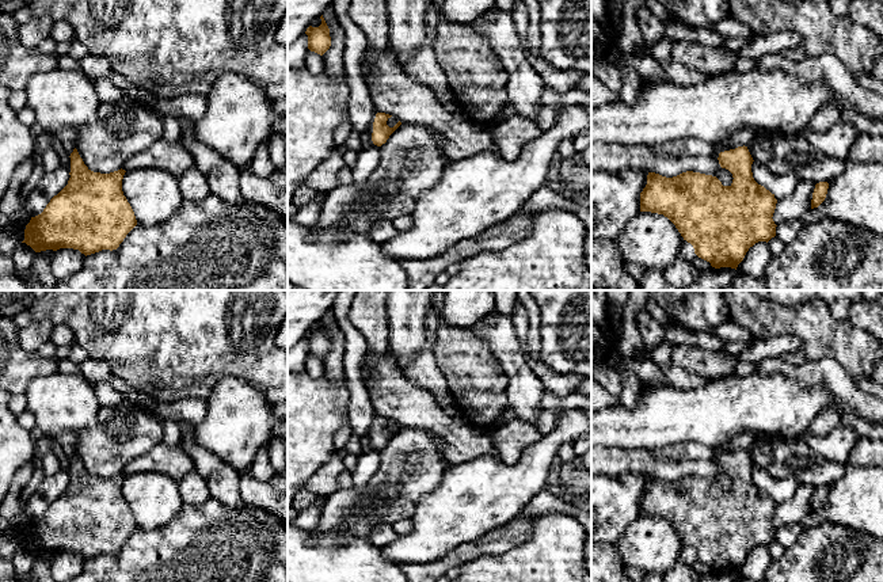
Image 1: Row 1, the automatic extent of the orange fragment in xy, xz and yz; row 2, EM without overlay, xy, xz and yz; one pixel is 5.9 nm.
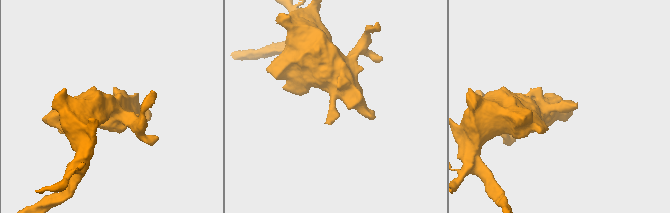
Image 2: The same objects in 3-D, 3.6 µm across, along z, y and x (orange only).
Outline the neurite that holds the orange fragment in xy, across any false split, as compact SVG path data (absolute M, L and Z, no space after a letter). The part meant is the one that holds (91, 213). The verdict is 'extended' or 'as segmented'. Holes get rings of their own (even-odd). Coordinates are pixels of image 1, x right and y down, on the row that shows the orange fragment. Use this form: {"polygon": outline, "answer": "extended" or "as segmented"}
{"polygon": "M75 148L71 178L43 212L31 217L24 240L35 252L60 248L91 255L117 250L137 225L134 212L122 191L125 170L110 174L91 171Z", "answer": "as segmented"}

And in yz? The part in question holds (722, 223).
{"polygon": "M747 147L719 153L722 168L732 174L732 183L723 186L712 175L686 171L673 178L648 172L647 185L640 193L640 212L663 214L678 229L684 240L690 243L694 254L709 262L712 267L735 269L746 252L758 241L769 241L776 236L773 213L777 199L774 194L758 185L751 172L753 157Z", "answer": "as segmented"}

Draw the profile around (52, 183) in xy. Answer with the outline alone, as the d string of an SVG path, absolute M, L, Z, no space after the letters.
M61 163L56 171L45 174L42 180L24 201L27 213L31 217L41 214L50 199L68 185L69 178L69 171Z

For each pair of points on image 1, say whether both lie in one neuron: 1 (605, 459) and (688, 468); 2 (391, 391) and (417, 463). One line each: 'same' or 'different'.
1: same
2: different

